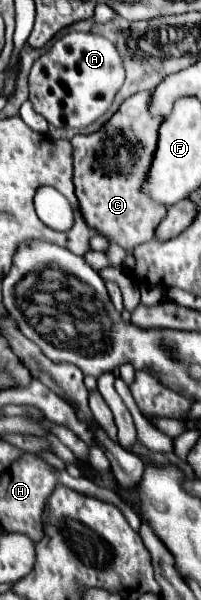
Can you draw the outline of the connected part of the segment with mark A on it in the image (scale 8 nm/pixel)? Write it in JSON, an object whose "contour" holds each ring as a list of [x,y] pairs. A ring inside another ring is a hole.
{"contour":[[[71,32],[35,60],[29,72],[29,102],[55,128],[85,128],[109,110],[121,84],[123,64],[115,46],[93,32]]]}

